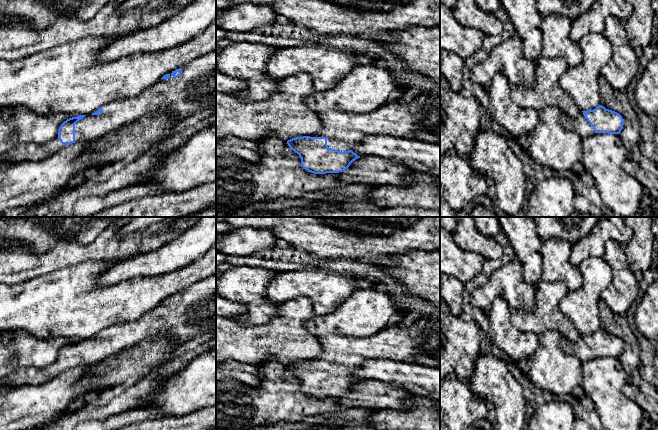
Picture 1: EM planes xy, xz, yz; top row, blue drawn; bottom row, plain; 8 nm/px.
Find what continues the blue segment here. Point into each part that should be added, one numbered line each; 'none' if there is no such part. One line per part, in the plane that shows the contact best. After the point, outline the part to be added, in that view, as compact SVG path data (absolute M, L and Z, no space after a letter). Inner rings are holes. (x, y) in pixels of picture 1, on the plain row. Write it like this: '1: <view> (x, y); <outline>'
1: xz (344, 355); M434 321L404 328L396 324L367 338L328 335L319 342L322 353L310 361L326 361L328 372L346 376L371 359L414 363L419 357L430 357L440 349L440 329Z

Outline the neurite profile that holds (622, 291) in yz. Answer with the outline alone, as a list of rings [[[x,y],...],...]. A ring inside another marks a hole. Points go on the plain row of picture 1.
[[[612,239],[605,243],[603,258],[612,267],[613,280],[601,293],[600,300],[615,314],[625,315],[640,289],[635,273],[630,268],[625,249]]]

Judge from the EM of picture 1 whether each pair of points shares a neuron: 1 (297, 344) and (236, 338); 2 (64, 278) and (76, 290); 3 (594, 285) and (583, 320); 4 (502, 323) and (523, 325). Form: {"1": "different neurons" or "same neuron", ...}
{"1": "same neuron", "2": "same neuron", "3": "same neuron", "4": "different neurons"}

